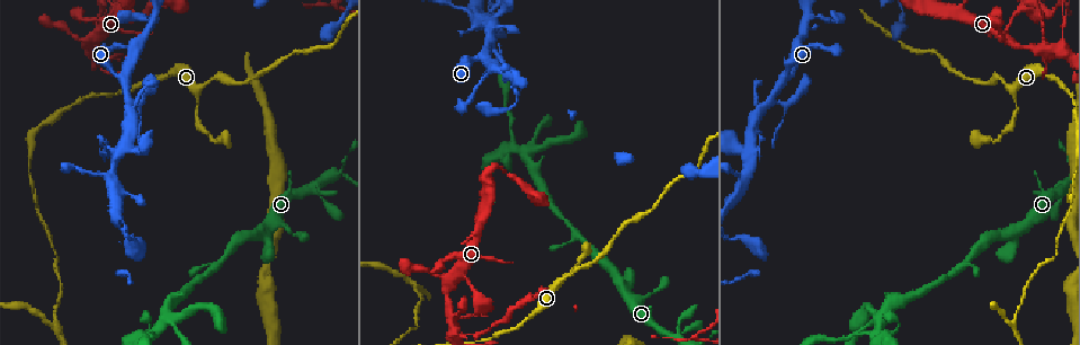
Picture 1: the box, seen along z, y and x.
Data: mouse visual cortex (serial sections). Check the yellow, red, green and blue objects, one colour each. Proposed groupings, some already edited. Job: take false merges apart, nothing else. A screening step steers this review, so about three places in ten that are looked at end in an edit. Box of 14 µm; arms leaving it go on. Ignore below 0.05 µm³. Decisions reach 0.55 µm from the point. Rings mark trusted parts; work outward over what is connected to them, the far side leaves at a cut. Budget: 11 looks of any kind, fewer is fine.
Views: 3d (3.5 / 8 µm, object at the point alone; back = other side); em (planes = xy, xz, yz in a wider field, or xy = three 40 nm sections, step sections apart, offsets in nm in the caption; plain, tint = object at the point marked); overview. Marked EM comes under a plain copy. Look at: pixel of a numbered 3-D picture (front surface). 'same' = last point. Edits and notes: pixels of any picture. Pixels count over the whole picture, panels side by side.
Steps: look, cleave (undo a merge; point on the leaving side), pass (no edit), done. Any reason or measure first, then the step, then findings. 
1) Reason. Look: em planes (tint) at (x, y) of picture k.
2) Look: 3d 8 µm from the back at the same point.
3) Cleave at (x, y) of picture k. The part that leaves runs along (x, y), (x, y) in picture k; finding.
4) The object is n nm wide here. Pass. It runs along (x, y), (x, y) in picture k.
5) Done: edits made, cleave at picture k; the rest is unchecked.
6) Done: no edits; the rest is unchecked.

Narrows sharply. Look: 3d 8 µm at (197, 103) of picture 1.

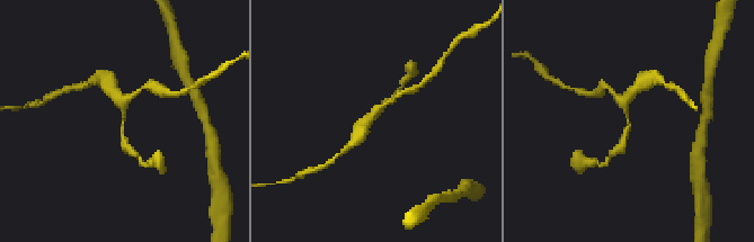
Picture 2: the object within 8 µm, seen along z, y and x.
Closer look. Look: 3d 3.5 µm at (123, 120) of picture 2.

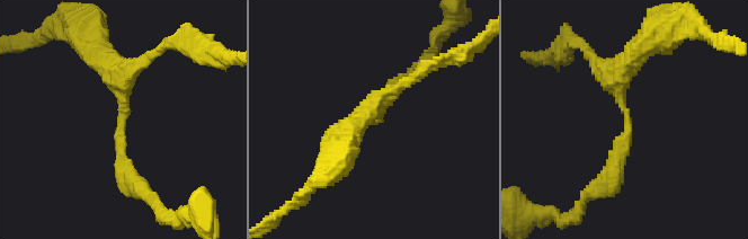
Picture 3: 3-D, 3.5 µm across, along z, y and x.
The arms are 200, 300 nm wide. Look: em xy step 2 (tint) at (625, 116) of picture 3.

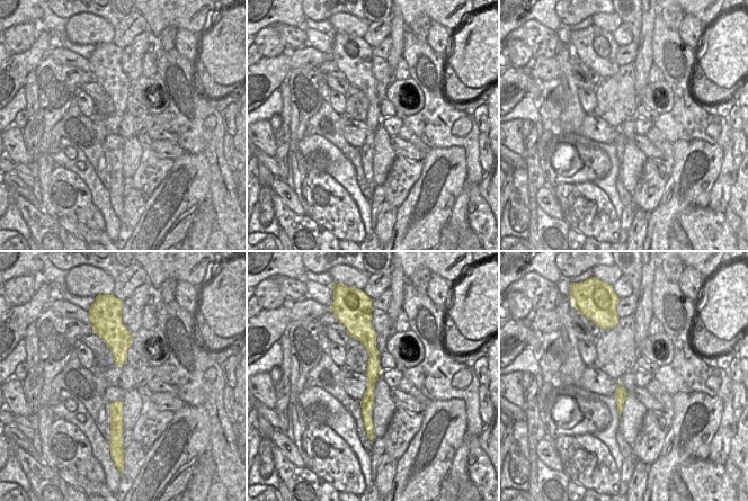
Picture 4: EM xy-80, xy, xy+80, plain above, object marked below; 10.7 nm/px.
The object is 170 nm wide here. Pass. It runs along (97, 53), (125, 98), (121, 170), (135, 185) in picture 3; one cell here.

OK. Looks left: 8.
Sudden change in width. Look: 3d 3.5 µm at (1064, 25) of picture 1.

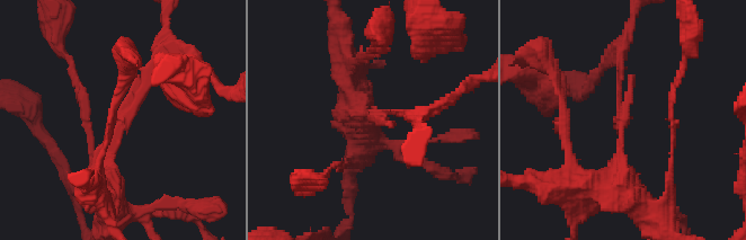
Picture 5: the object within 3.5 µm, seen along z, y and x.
Look: em xy step 3 (tint) at (624, 122) of picture 5.

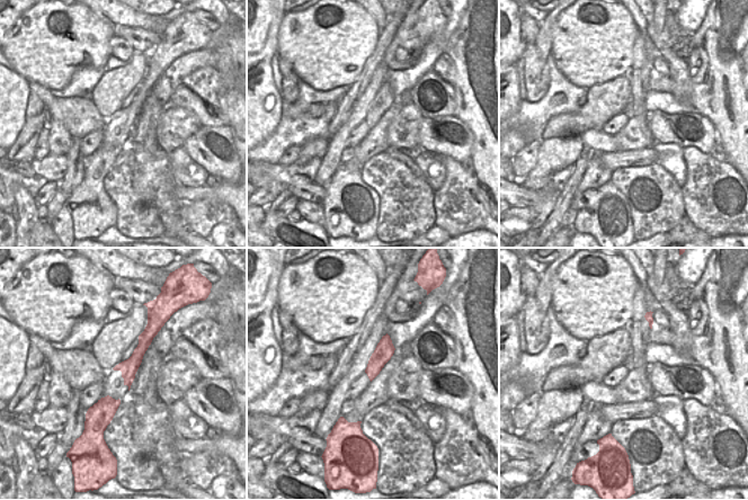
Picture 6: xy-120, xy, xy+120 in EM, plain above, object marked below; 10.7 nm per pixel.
Look: em xy step 5 (tint) at the same point.

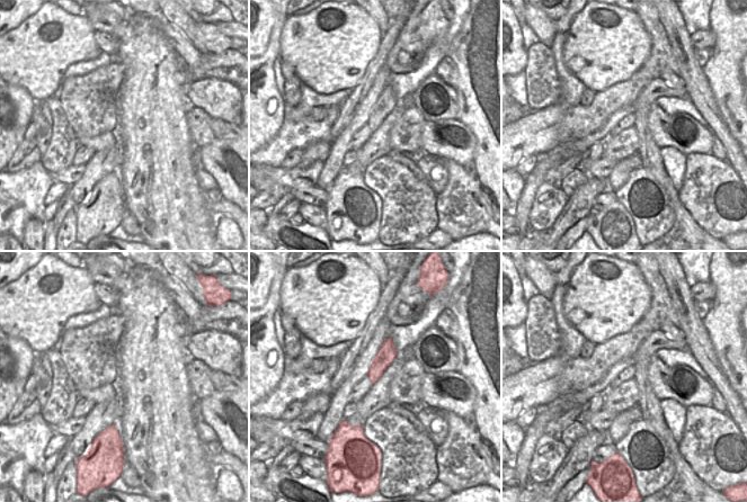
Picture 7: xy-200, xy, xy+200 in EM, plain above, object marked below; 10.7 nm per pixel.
Cleave at (135, 98) of picture 5. The part that leaves runs along (620, 131), (620, 58), (611, 54) in picture 5; two cells meet here.

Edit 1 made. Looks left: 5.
Abrupt turn. Look: 3d 8 µm at (55, 321) of picture 1.

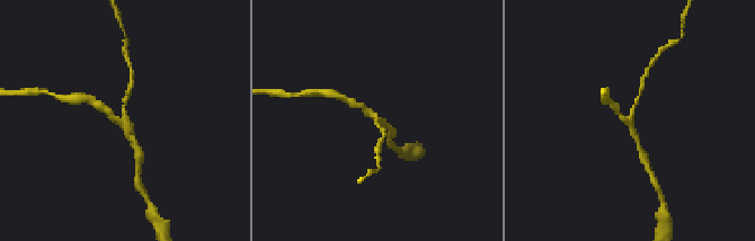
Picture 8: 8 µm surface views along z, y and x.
3 arms meet here; the arms are 150, 150, 200 nm wide; now the EM. Look: em planes (tint) at (122, 121) of picture 8.

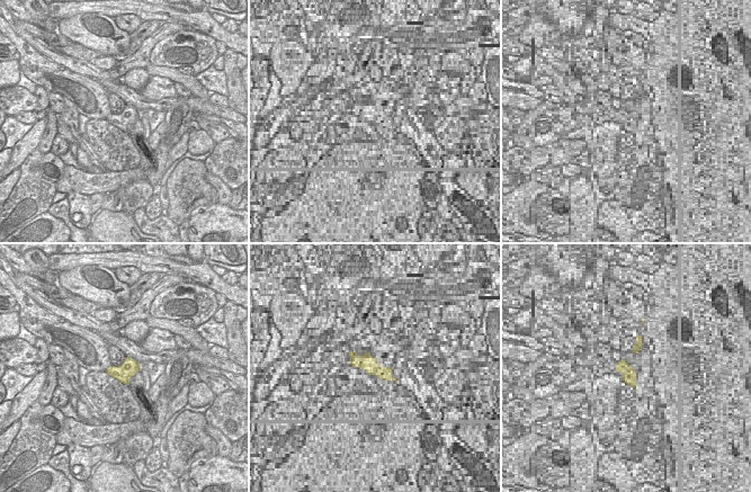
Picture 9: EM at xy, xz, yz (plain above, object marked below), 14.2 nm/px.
Pass. It runs along (382, 128), (376, 117), (352, 104) in picture 8; continuous, no second cell.

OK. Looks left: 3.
Look: 3d 3.5 µm at (483, 55) of picture 1.

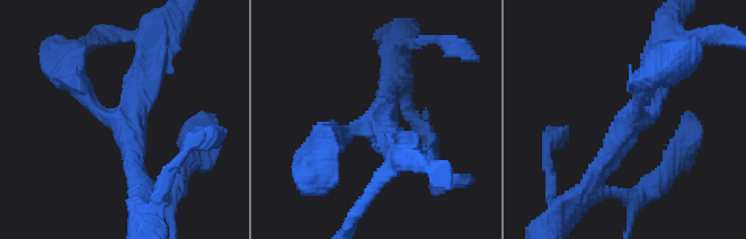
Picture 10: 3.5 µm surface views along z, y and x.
3 arms meet here; the arms are 250, 300, 400 nm wide. Look: em xy step 3 (tint) at (368, 123) of picture 10.

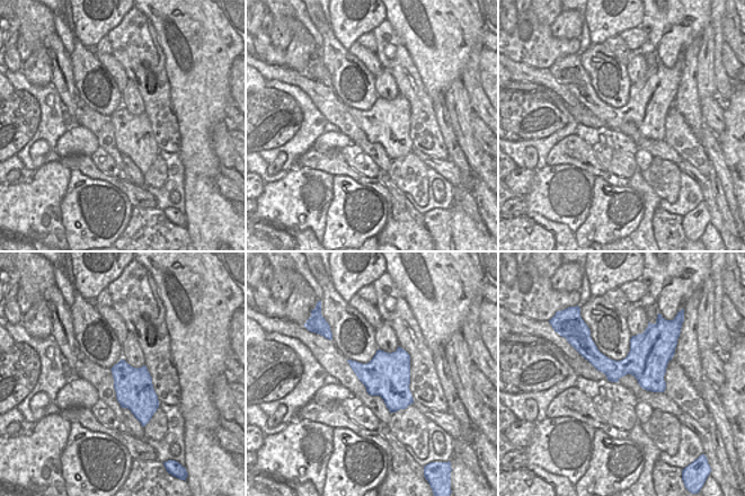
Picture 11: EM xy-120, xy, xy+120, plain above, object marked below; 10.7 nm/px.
The object is 480 nm wide here. Pass. It runs along (68, 71), (133, 138), (140, 178) in picture 10; continuous, no second cell.

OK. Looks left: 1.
Done: edits made, cleave at picture 5; the rest is unchecked.

